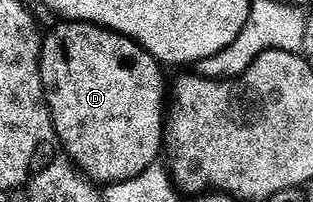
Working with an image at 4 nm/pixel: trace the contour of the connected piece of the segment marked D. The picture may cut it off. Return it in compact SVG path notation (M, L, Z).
M59 21L51 32L46 32L39 64L55 131L76 168L88 179L99 185L121 183L137 178L156 166L158 159L155 158L159 151L161 155L165 147L163 90L166 87L168 90L169 83L163 80L164 68L151 52L135 40L117 31L109 31L106 27Z

